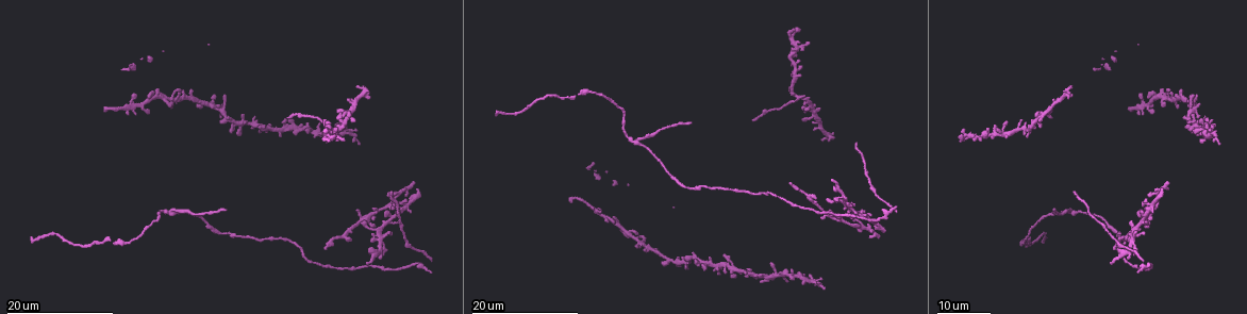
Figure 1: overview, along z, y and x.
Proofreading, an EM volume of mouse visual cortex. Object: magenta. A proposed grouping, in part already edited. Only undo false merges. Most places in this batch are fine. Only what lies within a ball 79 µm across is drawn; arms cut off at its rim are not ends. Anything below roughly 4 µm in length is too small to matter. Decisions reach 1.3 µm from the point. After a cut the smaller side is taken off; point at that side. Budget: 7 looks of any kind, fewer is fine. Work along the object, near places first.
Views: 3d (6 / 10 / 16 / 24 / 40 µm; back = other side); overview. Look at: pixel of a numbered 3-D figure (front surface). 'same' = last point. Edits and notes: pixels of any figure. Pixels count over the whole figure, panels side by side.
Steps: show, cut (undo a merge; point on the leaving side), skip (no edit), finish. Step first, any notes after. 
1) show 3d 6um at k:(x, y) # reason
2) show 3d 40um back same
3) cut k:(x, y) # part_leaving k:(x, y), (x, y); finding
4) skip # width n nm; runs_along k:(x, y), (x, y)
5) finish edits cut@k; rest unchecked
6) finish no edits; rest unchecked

show 3d 16um at 1:(1152, 97) # two arms in line, one across

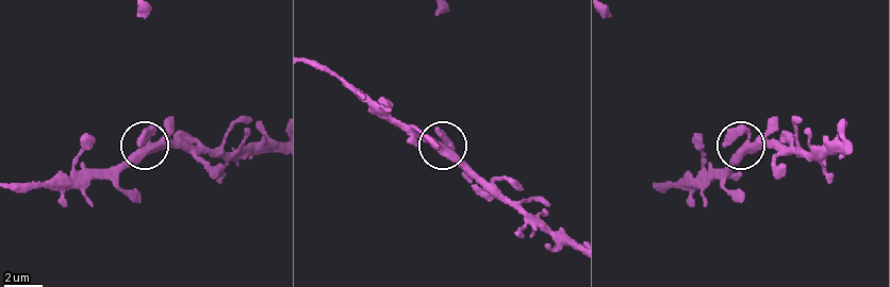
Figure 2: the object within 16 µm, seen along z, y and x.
show 3d 6um at 2:(739, 149) # closer look

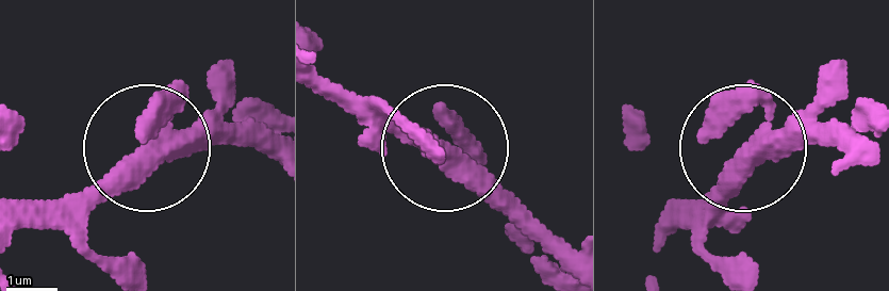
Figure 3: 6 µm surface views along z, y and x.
skip # arms 3; one neuron here

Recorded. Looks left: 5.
show 3d 24um at 1:(798, 97) # looks like a crossing

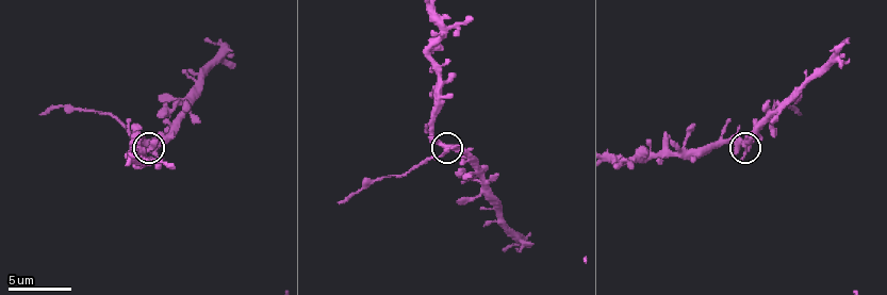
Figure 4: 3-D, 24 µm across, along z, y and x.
show 3d 10um at 4:(447, 152)

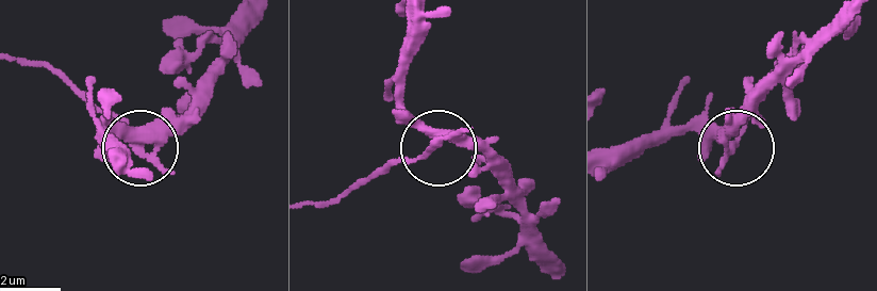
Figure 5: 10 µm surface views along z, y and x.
cut 5:(415, 161) # side_arm 12 um; arms 4; two neurons meet here

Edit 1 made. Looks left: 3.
show overview # redraw

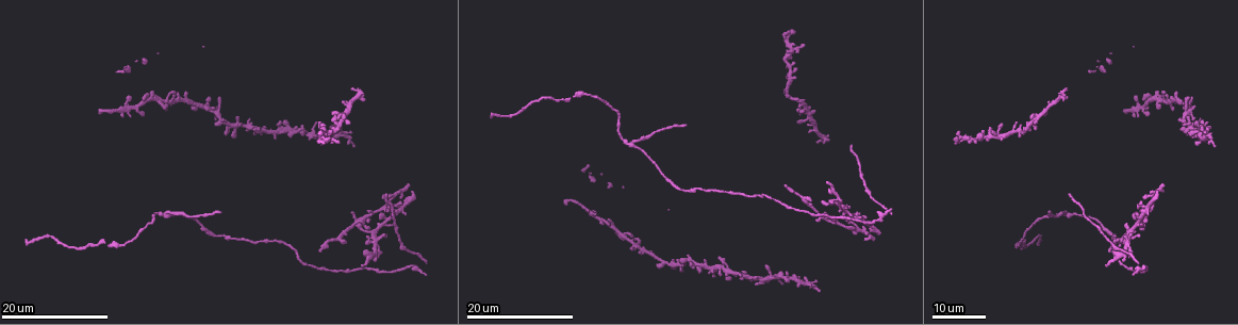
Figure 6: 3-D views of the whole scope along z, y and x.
show 3d 24um at 6:(1068, 213) # three-way junction

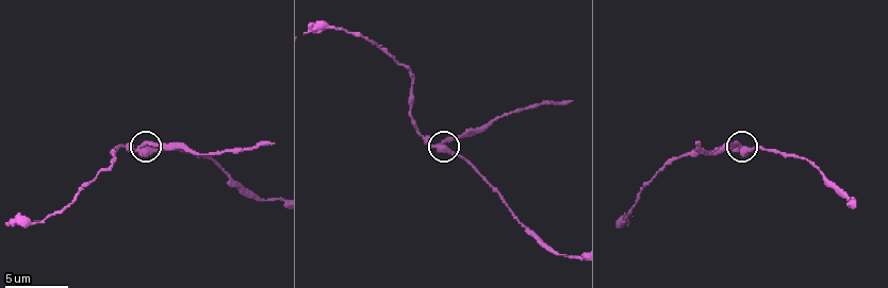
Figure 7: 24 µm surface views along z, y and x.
show 3d 6um at 7:(140, 147)

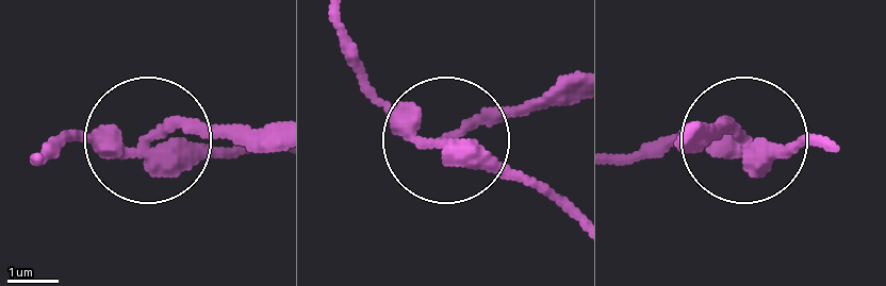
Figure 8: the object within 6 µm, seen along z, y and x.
cut 8:(215, 131) # arms 3; two neurons meet here

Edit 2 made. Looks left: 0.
finish edits cut@5, cut@8; rest unchecked

